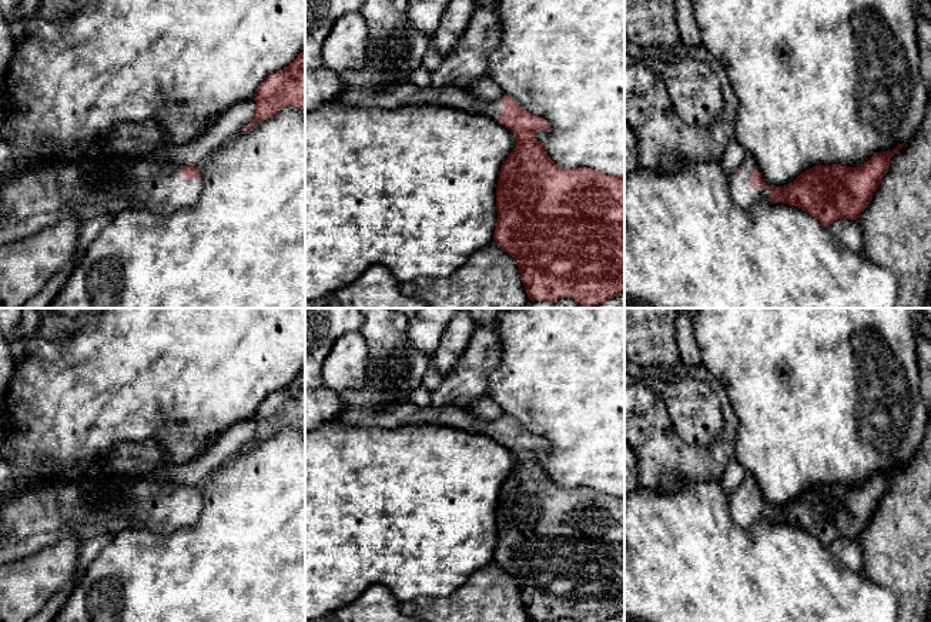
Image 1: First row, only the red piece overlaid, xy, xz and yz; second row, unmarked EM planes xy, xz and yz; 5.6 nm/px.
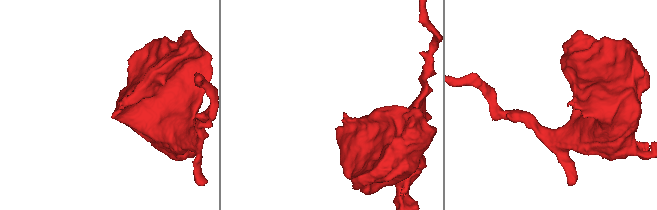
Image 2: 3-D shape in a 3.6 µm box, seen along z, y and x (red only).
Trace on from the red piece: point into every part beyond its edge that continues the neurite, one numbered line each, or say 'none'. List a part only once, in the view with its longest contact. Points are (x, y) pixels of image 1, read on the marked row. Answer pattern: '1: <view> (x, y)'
1: yz (742, 194)

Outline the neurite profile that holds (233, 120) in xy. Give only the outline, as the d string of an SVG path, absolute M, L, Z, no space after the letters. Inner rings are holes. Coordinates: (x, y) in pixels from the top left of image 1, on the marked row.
M254 97L227 108L205 133L182 146L163 144L154 154L158 163L173 163L190 167L201 167L202 161L231 136L247 127L257 110Z

